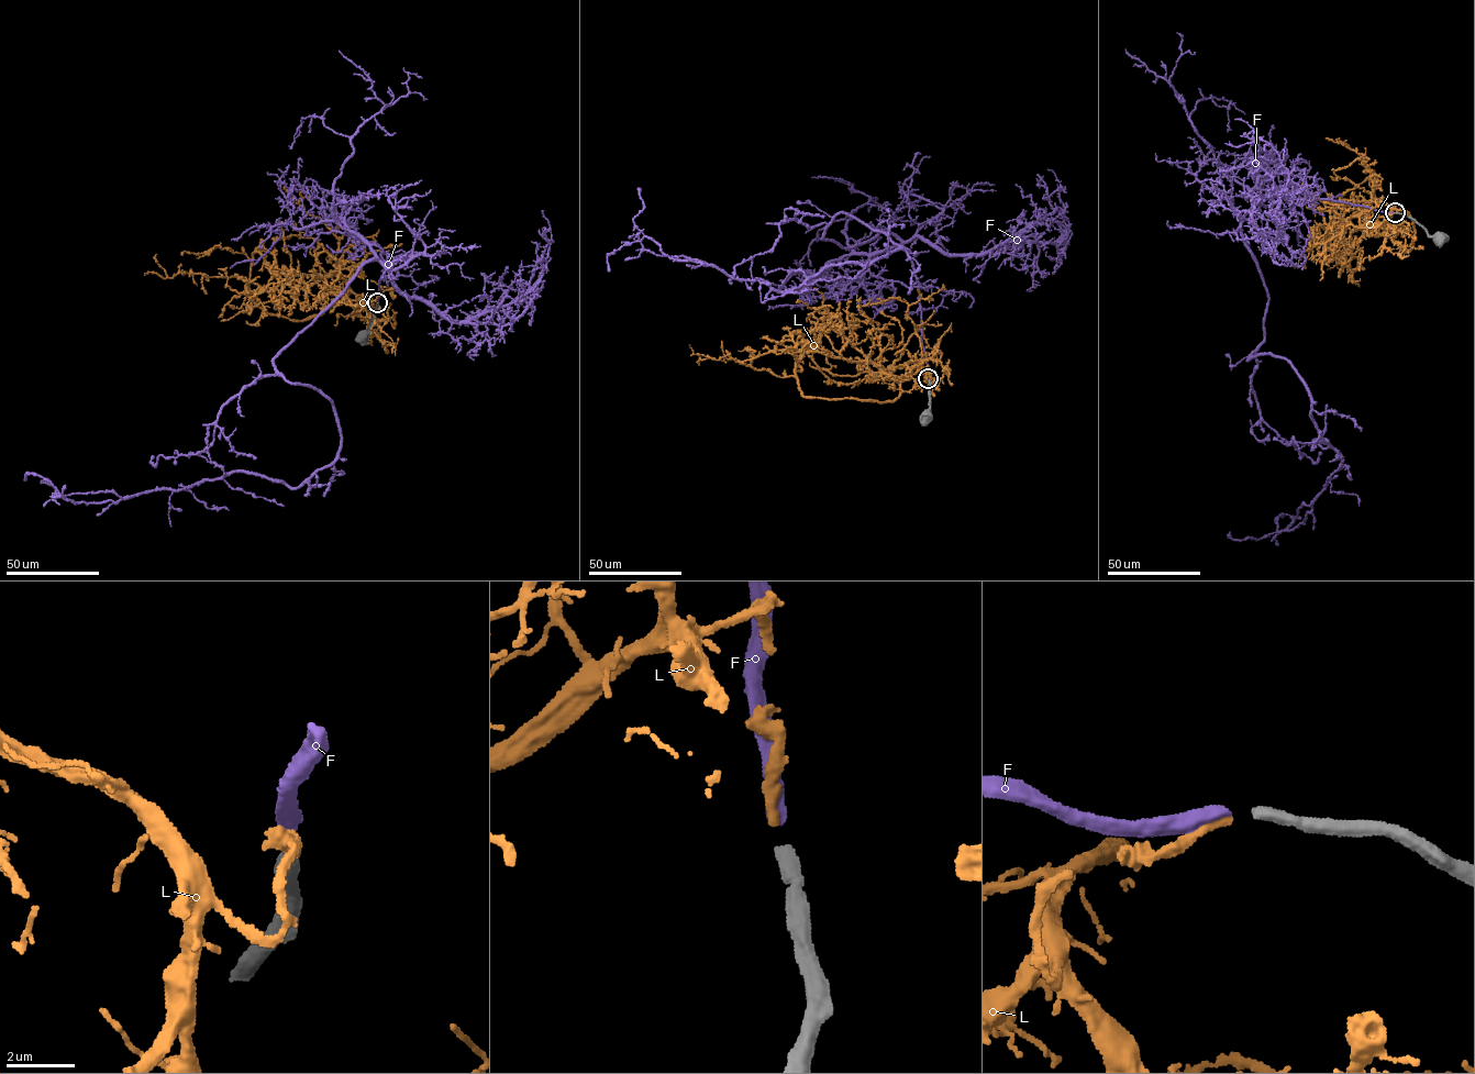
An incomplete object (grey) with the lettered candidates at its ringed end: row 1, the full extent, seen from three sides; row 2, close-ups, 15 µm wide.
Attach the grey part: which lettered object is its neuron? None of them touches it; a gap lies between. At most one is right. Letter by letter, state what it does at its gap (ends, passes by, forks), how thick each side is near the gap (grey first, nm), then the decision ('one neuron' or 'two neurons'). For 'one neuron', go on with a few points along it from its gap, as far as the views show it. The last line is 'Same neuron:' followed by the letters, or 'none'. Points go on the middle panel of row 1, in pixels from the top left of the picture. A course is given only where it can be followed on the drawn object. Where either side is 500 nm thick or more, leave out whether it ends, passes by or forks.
F: it ends | 400/400 nm | one neuron | via (928, 377), (908, 252), (886, 230), (822, 239), (847, 212), (909, 250), (778, 291), (644, 236), (609, 272)
L: it ends | 400/280 nm | two neurons
Same neuron: F

